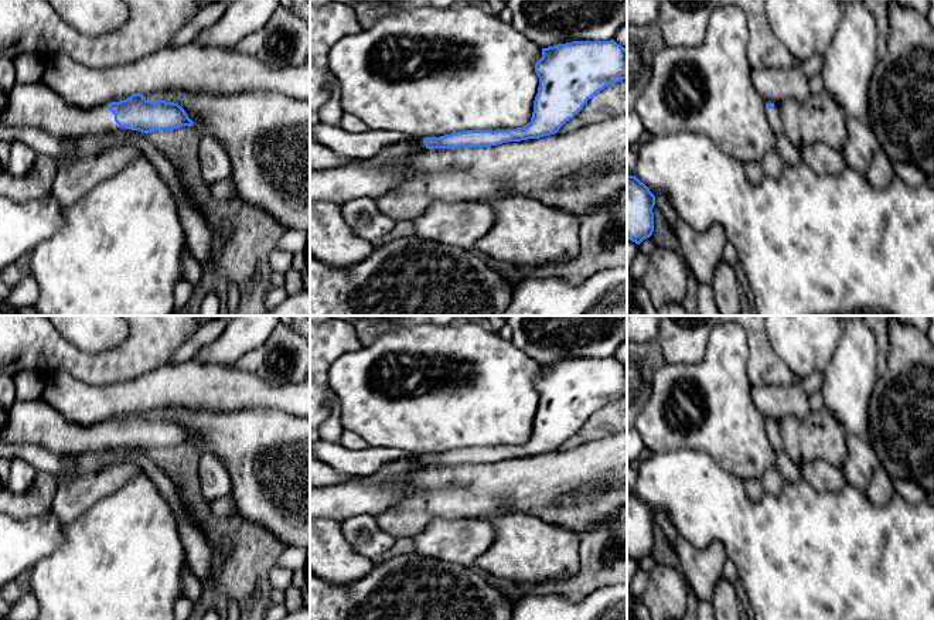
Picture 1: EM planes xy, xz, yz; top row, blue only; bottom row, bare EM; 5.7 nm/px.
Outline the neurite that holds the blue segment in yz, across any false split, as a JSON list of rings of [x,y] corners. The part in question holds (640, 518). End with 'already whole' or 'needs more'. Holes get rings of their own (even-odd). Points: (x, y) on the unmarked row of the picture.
[[[627,491],[627,556],[640,562],[654,549],[655,512],[635,493]]] | already whole

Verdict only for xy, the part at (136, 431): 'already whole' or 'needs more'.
needs more

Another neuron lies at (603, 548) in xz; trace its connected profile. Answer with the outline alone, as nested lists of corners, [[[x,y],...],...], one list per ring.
[[[627,505],[611,518],[577,534],[579,572],[566,579],[536,585],[529,593],[552,593],[580,602],[601,586],[627,583]]]

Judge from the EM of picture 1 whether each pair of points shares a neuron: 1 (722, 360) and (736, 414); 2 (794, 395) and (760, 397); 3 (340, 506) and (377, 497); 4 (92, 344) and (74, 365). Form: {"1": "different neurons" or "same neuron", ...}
{"1": "same neuron", "2": "same neuron", "3": "same neuron", "4": "different neurons"}

